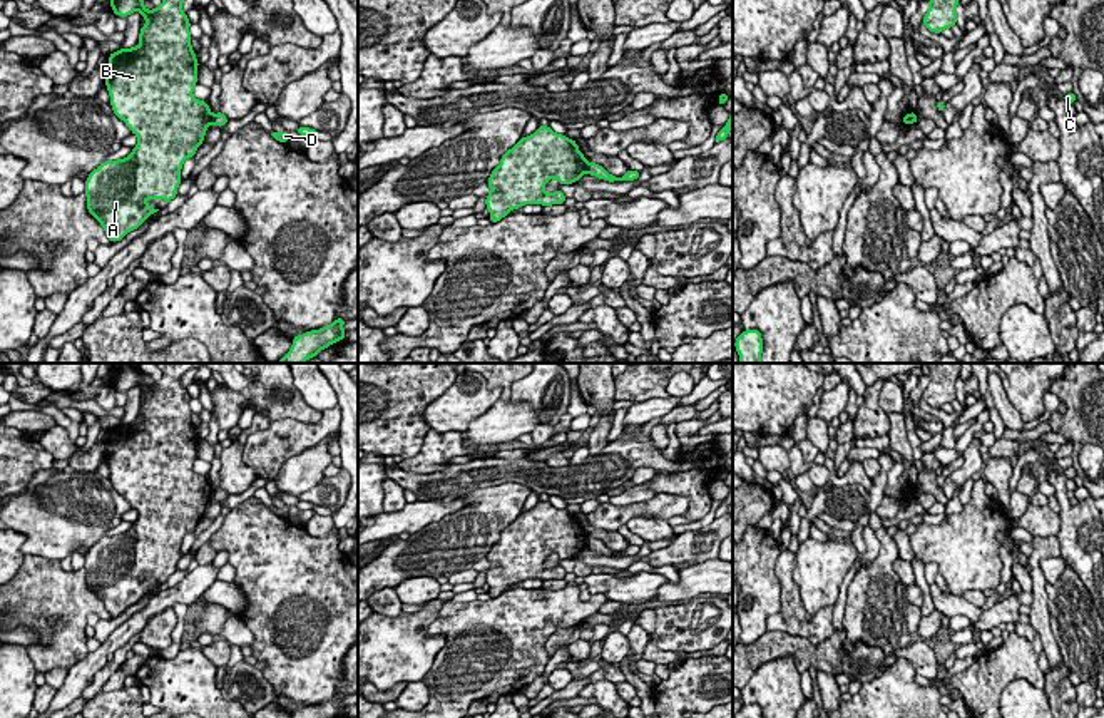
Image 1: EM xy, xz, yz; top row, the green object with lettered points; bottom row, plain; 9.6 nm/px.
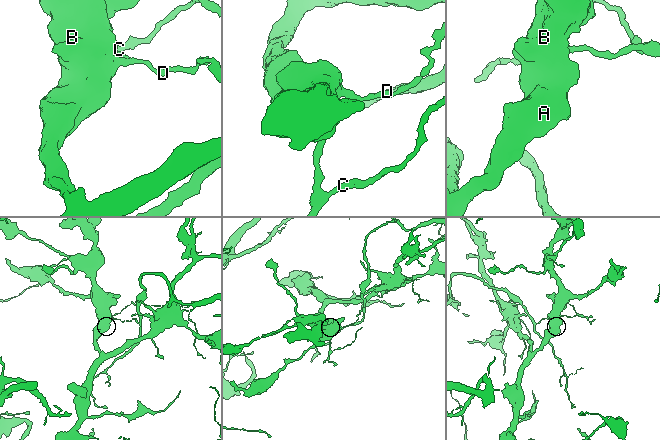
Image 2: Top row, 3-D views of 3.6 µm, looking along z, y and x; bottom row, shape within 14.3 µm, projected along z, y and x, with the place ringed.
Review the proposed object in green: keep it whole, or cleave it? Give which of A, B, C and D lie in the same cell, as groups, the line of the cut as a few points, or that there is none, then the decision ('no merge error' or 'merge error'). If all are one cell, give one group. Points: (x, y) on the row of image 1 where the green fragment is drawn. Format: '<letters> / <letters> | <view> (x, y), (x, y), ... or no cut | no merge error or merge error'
A B / C D | xz (587, 163), (584, 171) | merge error

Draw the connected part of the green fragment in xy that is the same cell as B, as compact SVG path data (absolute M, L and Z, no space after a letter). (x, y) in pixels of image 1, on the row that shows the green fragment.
M110 0L114 15L129 17L139 12L146 18L146 25L139 32L139 40L130 49L119 49L107 55L105 87L110 95L114 114L125 122L132 134L137 136L137 146L132 152L117 161L104 161L85 179L87 211L92 214L112 243L120 241L127 233L137 229L151 214L159 209L151 208L147 199L164 199L166 204L177 196L177 187L182 182L181 169L186 159L194 157L197 147L204 142L204 136L212 121L212 112L207 102L192 95L197 84L196 52L191 45L191 22L182 12L182 0L162 0L151 12L144 0Z

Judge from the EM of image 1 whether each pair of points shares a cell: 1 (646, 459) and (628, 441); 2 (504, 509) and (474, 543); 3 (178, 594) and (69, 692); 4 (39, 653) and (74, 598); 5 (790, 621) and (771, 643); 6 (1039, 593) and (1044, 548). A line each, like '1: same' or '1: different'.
1: same
2: same
3: same
4: same
5: different
6: same

